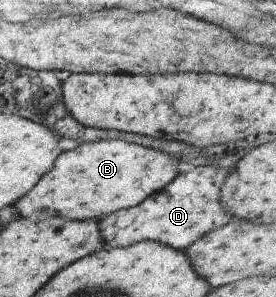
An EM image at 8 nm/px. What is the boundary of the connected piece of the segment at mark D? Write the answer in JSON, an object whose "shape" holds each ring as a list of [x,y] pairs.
{"shape":[[[215,165],[195,166],[193,171],[177,175],[163,191],[150,195],[140,204],[121,209],[98,220],[101,239],[107,247],[129,247],[139,242],[157,242],[185,250],[201,236],[229,223],[229,213],[221,205],[221,187],[229,173]]]}

